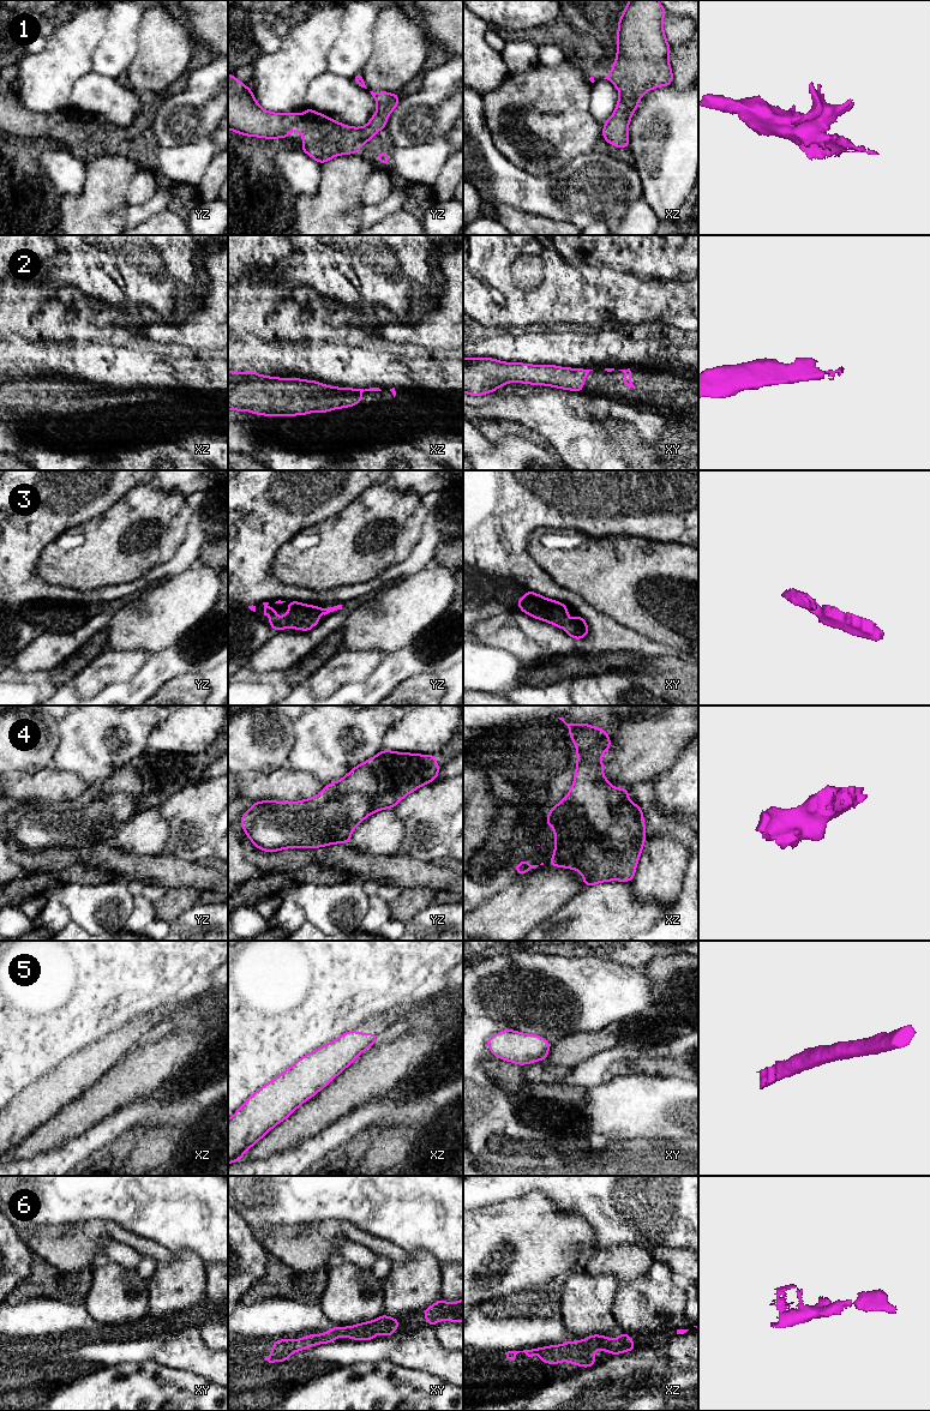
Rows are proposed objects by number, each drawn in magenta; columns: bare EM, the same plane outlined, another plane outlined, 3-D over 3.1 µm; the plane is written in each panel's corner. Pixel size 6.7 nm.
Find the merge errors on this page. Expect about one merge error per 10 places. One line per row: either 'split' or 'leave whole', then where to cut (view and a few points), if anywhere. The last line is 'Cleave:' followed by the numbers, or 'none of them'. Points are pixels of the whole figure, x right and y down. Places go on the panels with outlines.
1: leave whole; no cut
2: leave whole; no cut
3: leave whole; no cut
4: leave whole; no cut
5: leave whole; no cut
6: leave whole; no cut
Cleave: none of them

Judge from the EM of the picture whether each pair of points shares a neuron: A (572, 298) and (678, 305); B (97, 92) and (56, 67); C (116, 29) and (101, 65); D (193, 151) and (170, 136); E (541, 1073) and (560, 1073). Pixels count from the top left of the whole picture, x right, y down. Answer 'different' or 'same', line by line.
A: same
B: different
C: same
D: different
E: same

